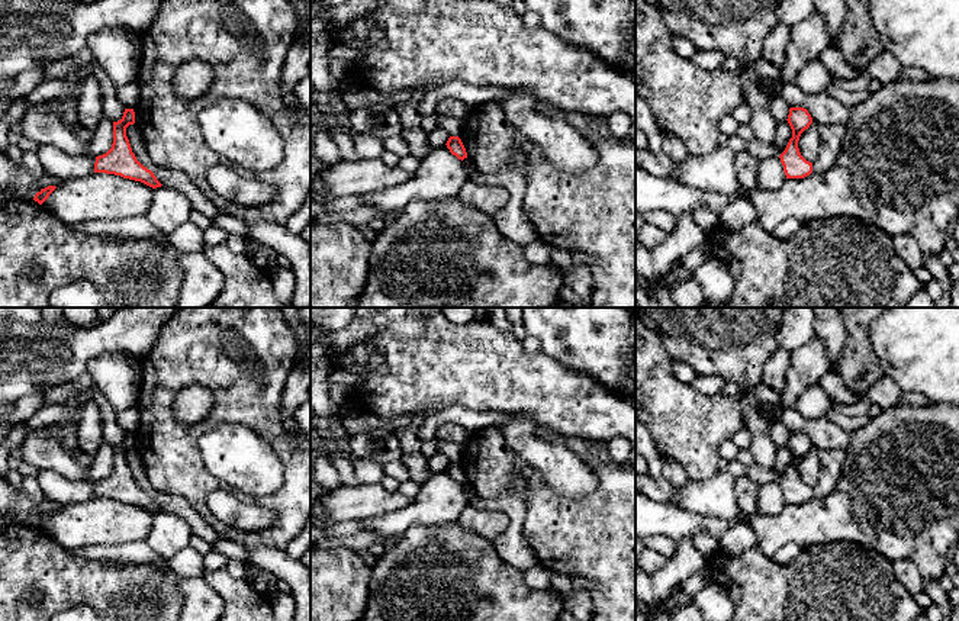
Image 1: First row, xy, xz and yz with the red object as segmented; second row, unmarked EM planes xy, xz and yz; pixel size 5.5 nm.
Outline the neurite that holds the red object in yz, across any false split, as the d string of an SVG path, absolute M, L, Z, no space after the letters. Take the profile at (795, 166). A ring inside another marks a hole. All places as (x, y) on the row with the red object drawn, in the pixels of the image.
M791 107L786 120L792 129L792 138L779 158L786 178L804 178L812 173L812 163L801 155L798 141L801 133L812 123L812 118L804 107Z

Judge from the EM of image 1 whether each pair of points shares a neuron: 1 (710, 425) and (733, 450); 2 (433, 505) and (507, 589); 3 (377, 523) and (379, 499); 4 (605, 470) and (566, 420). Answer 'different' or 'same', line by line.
1: different
2: different
3: different
4: different

